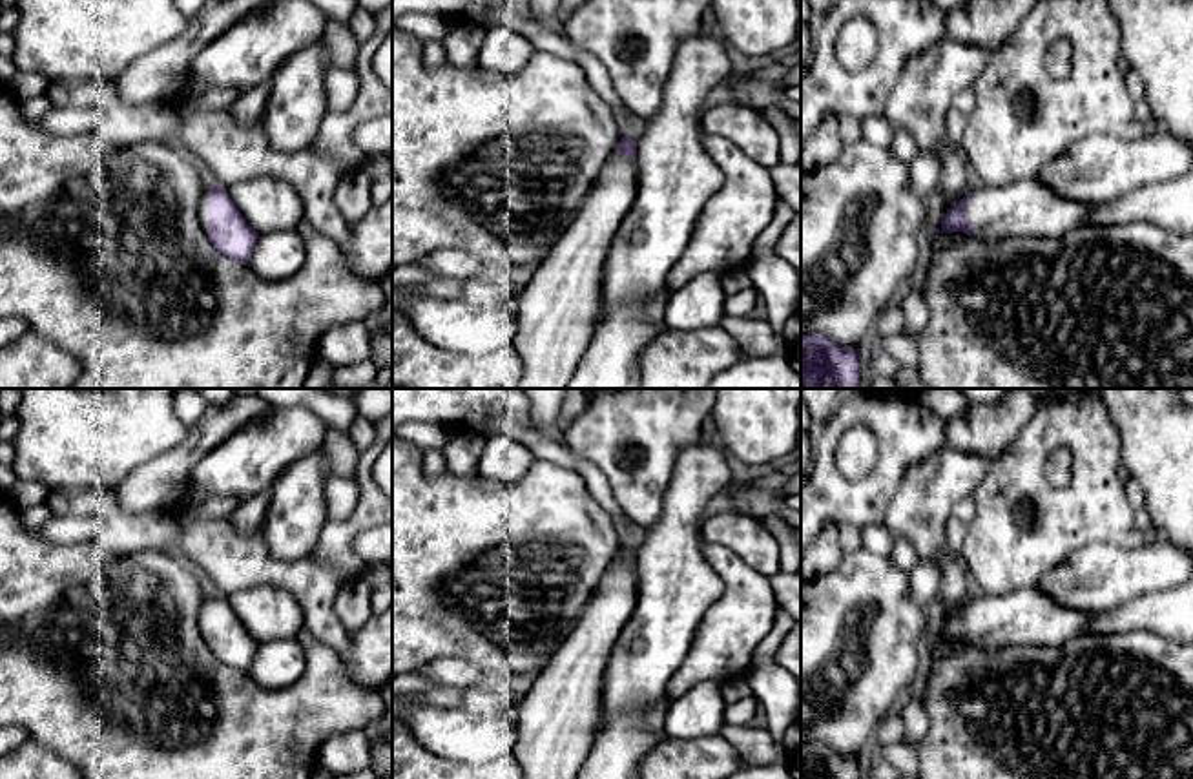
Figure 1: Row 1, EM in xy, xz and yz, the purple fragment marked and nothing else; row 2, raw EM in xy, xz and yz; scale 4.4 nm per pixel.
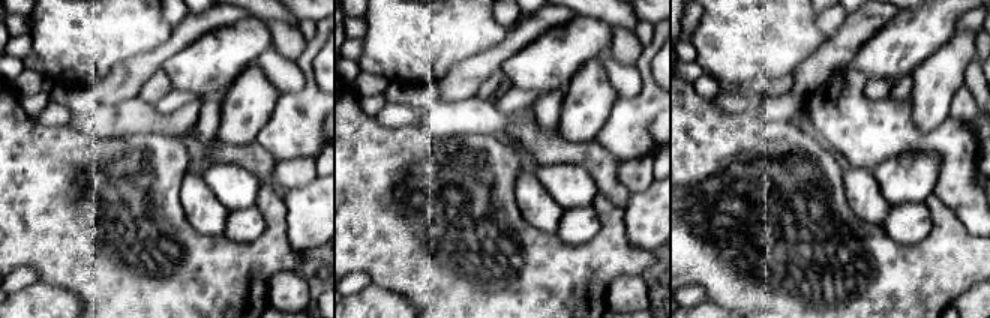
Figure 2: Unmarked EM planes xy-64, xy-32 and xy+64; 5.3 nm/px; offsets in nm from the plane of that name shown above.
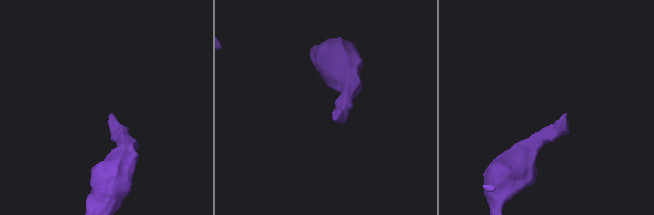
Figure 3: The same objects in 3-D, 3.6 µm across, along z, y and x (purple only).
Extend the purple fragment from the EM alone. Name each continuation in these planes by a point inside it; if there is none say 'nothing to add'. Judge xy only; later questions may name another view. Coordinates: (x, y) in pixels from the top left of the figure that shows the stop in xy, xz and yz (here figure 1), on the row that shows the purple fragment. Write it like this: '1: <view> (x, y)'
1: xy (203, 207)

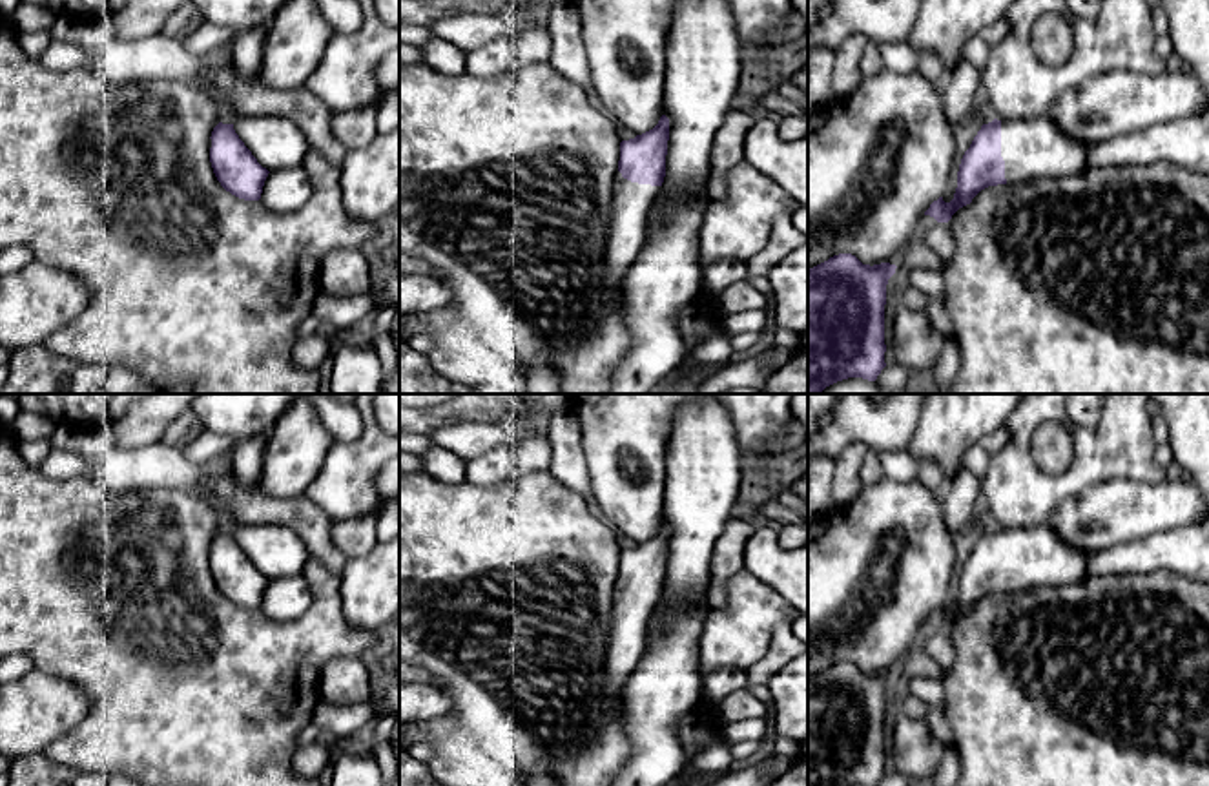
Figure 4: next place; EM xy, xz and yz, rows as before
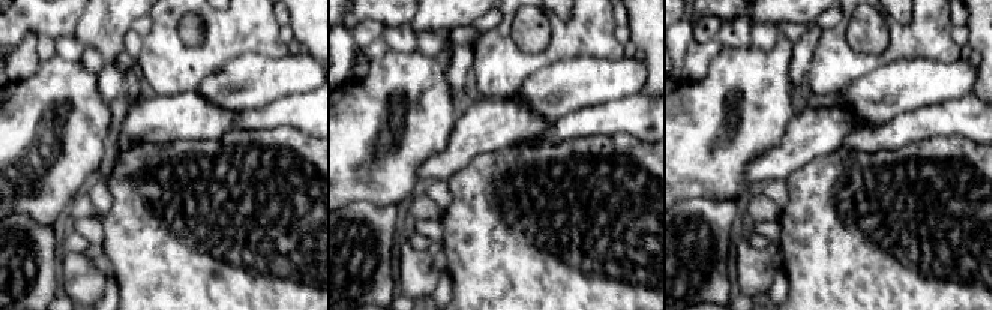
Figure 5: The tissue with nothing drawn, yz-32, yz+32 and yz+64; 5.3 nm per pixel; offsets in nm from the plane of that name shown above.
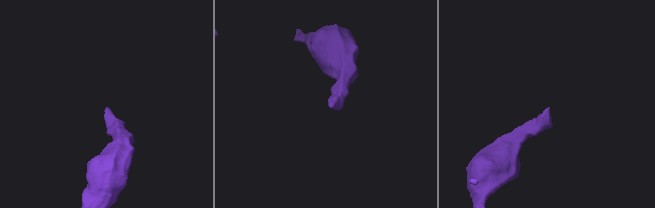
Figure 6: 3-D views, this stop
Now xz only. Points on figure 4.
1: xz (631, 203)

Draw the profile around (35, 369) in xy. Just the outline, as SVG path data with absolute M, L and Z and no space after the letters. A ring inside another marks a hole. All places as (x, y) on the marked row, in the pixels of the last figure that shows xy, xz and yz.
M44 345L26 346L11 354L9 376L0 394L166 394L140 372L126 365L78 363L55 356Z

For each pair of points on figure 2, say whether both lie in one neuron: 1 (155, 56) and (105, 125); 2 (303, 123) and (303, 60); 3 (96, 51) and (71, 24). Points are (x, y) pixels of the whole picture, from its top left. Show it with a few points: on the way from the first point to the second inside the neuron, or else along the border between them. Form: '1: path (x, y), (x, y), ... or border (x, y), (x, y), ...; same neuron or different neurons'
1: border (137, 96), (116, 104), (99, 102); different neurons
2: path (308, 108), (308, 75); same neuron
3: path (90, 45), (75, 30); same neuron

